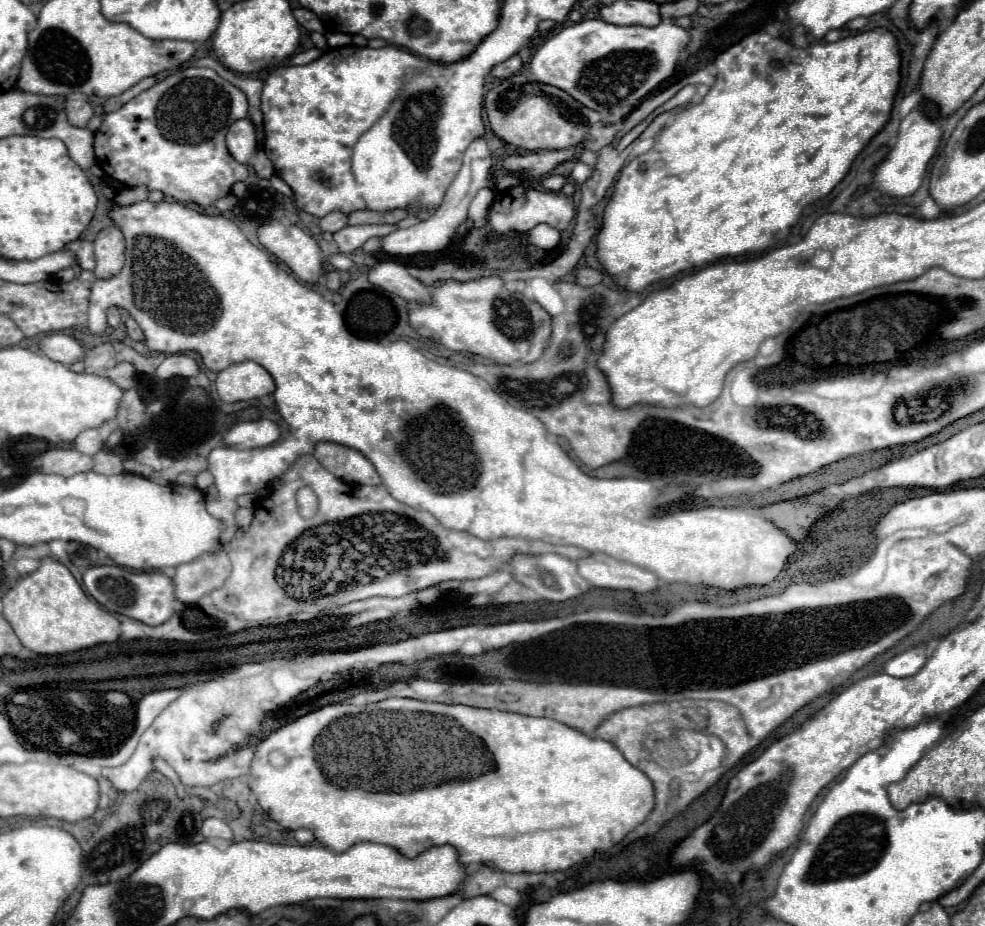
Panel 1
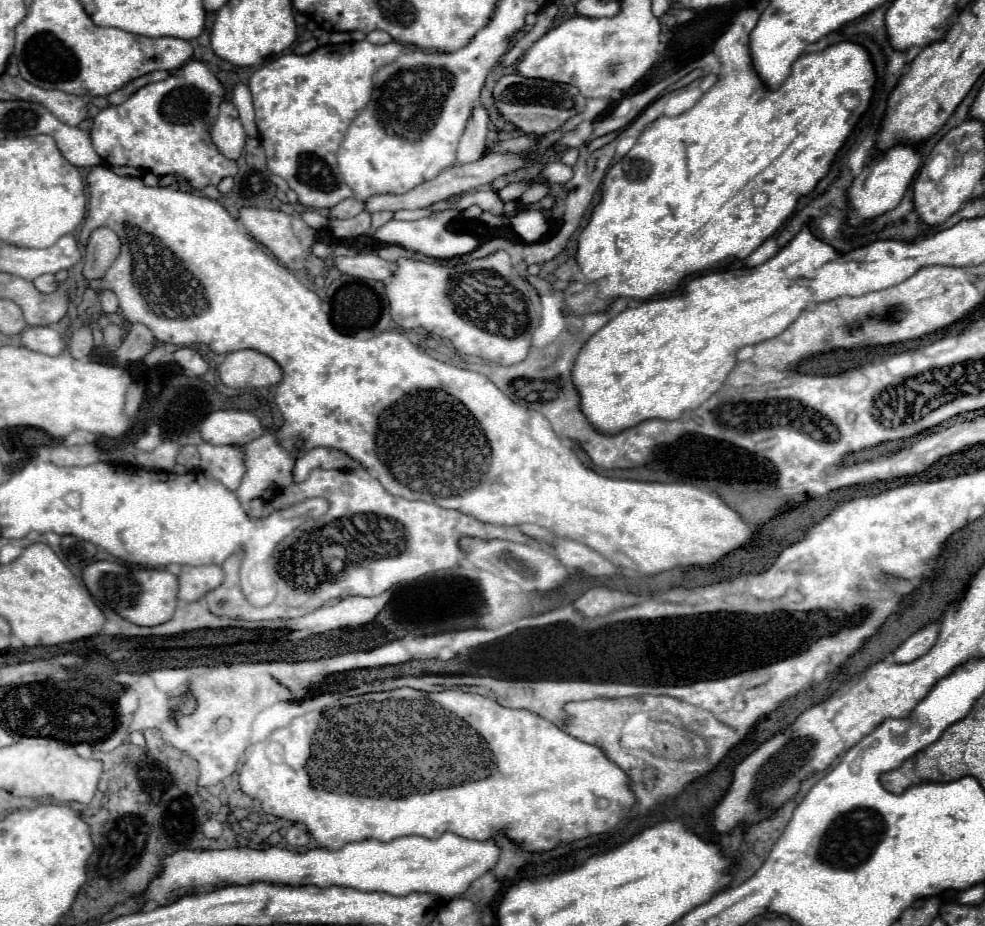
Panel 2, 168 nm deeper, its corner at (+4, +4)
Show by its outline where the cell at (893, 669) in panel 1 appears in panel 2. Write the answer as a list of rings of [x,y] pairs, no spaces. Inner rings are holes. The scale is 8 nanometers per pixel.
[[[928,624],[926,628],[918,630],[918,632],[912,634],[902,646],[896,648],[896,652],[892,654],[892,656],[894,656],[894,662],[896,662],[896,664],[914,662],[916,658],[924,656],[924,654],[934,646],[936,638],[938,638],[936,624]]]

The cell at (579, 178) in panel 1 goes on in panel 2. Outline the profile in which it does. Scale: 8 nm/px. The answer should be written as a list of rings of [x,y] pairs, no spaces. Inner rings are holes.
[[[552,162],[544,168],[544,174],[550,184],[566,184],[574,176],[574,168],[562,162]]]

